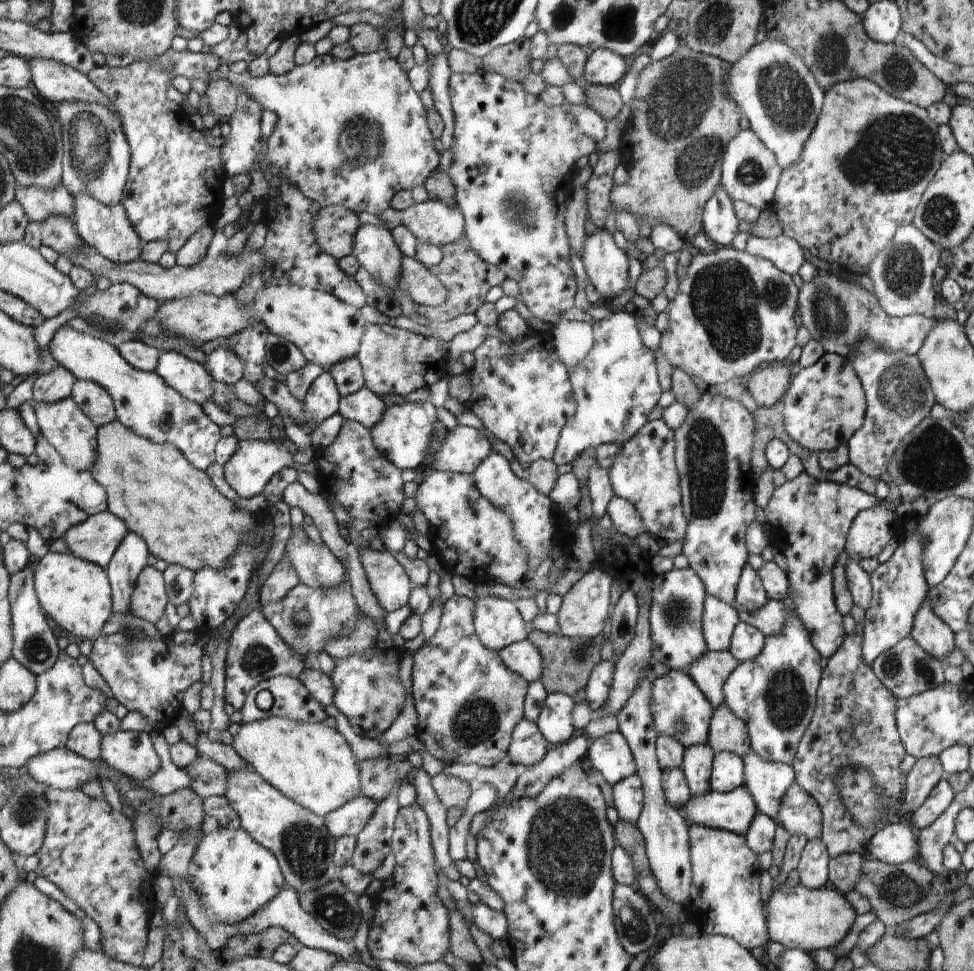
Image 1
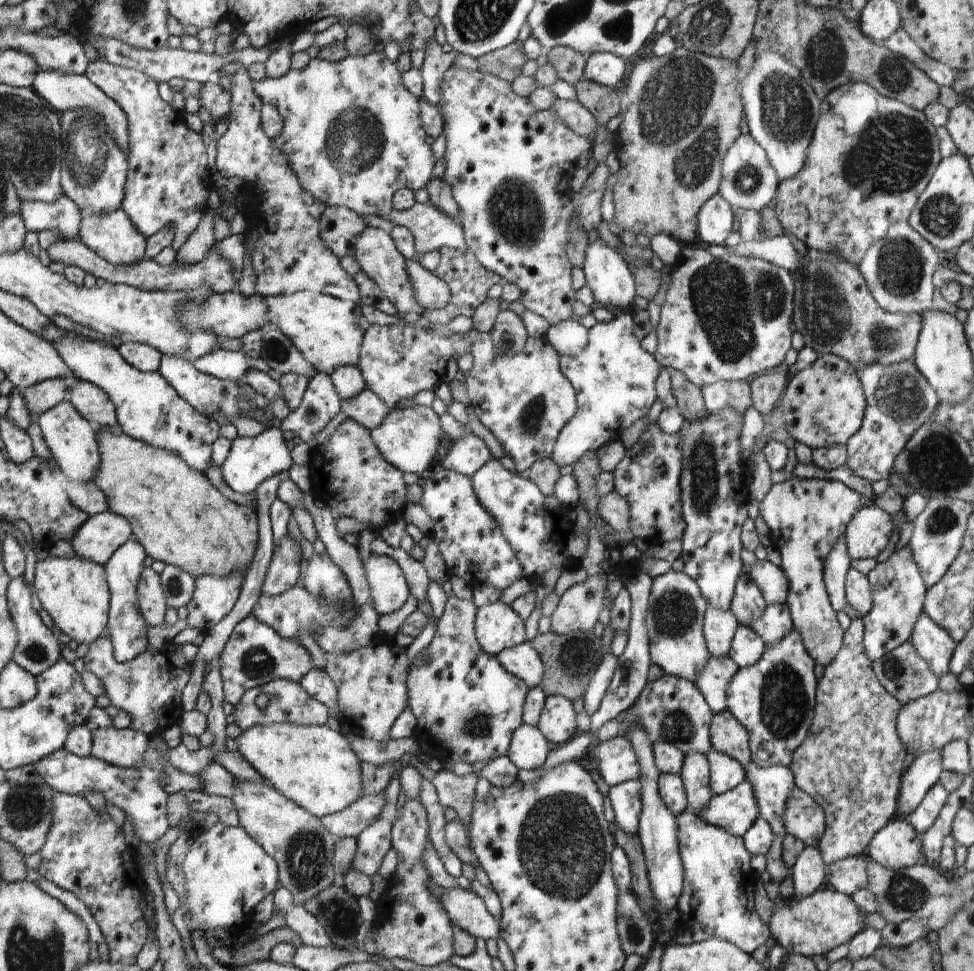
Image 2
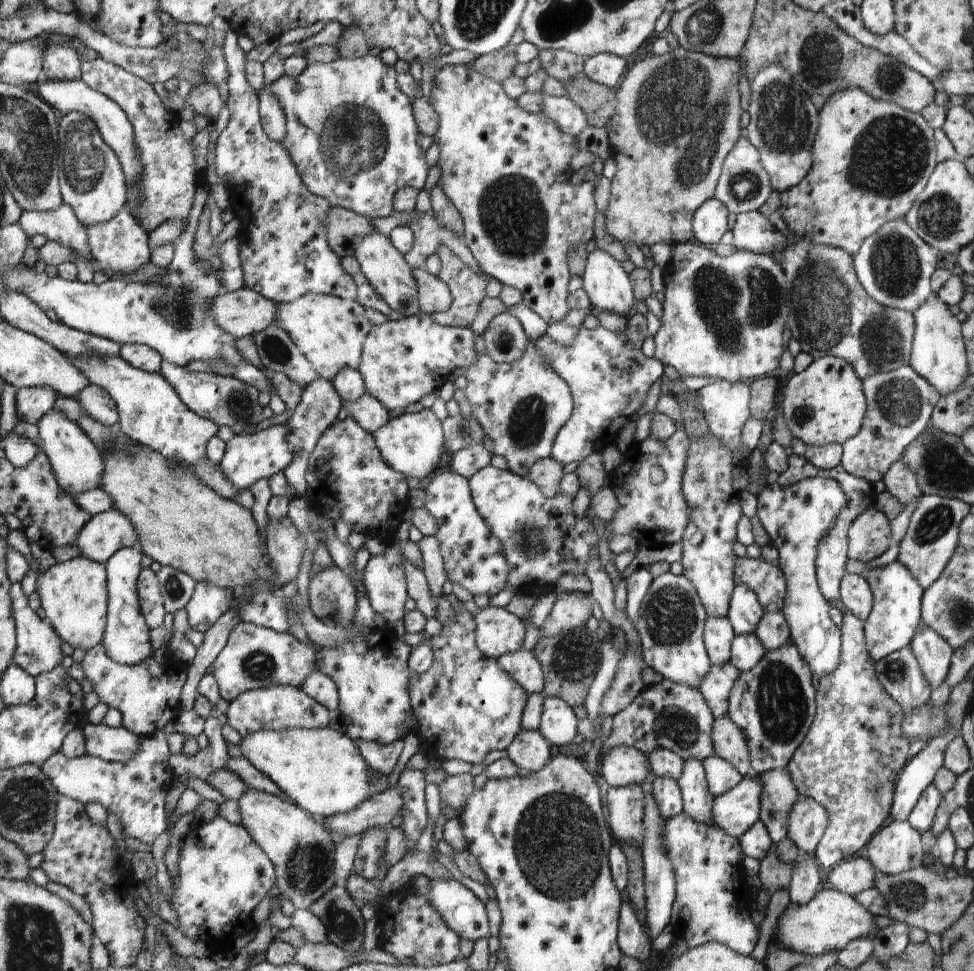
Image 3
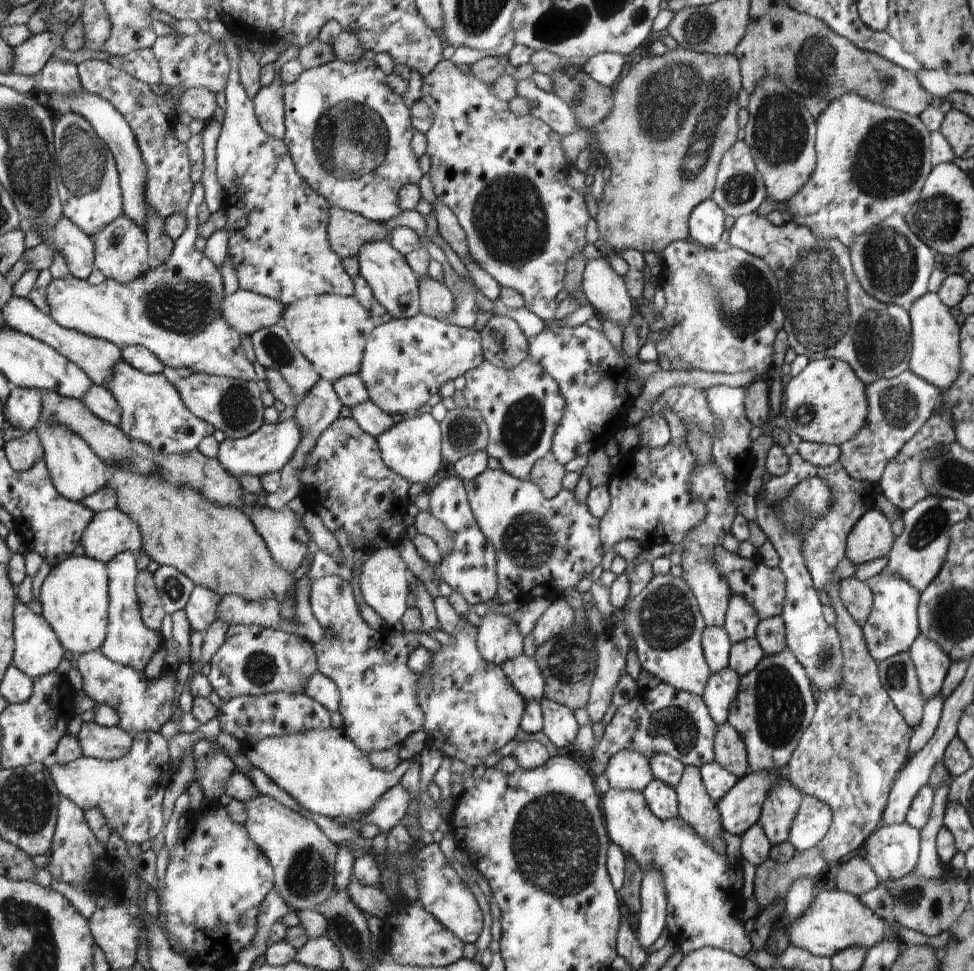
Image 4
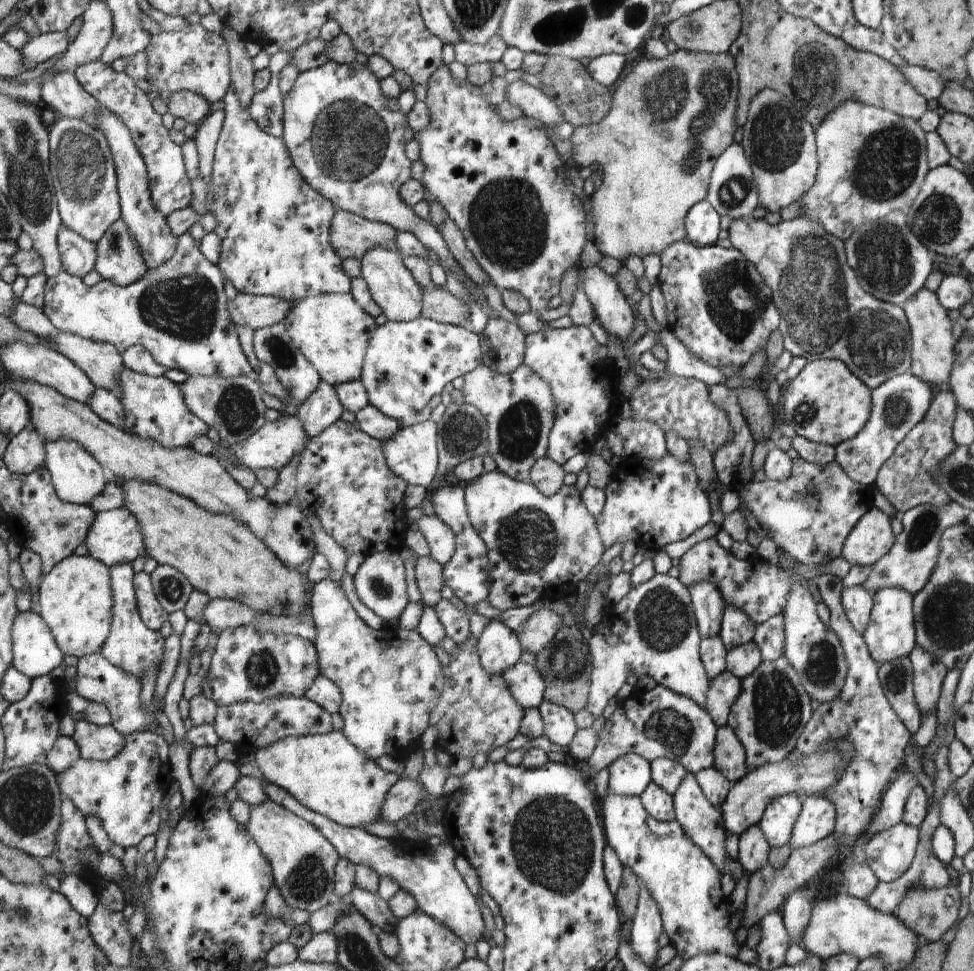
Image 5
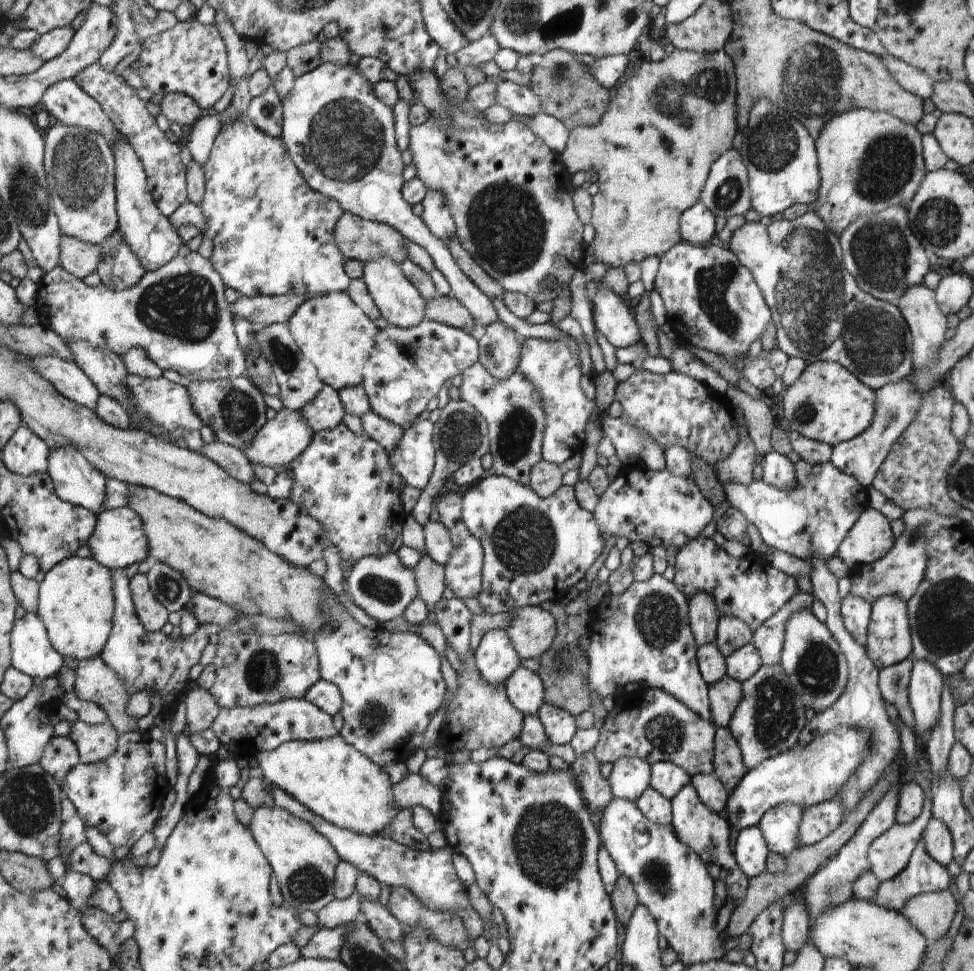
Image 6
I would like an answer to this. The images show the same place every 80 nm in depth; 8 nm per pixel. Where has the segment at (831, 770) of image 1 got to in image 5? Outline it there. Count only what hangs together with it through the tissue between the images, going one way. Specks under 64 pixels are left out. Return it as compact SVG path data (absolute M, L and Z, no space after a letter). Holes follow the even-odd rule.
M826 573L816 576L814 582L830 611L827 625L842 640L848 666L847 678L843 690L834 701L817 705L798 744L787 757L795 759L815 753L824 743L838 739L848 739L855 746L851 762L841 780L823 795L836 806L836 826L832 835L841 840L839 854L842 854L868 828L884 790L903 767L904 748L911 741L912 734L892 710L877 677L879 666L870 656L863 635L856 632L847 618L842 601L842 579Z

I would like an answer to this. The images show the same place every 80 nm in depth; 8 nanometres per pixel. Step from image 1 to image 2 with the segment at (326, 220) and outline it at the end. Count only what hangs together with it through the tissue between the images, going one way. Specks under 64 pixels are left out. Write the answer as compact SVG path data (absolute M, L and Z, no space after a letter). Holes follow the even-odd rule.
M327 205L321 221L322 239L341 260L346 248L354 248L360 232L366 229L364 220L348 207Z

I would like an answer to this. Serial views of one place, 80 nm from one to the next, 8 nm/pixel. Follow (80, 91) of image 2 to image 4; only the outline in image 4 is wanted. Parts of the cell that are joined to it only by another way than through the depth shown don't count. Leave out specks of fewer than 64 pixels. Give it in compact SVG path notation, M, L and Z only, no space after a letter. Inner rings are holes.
M84 92L81 95L64 94L53 97L50 97L49 95L46 96L48 96L48 98L45 99L46 104L52 105L53 108L57 110L59 116L64 113L77 113L78 115L82 115L85 119L88 119L94 127L95 133L99 135L99 137L110 147L120 174L120 182L123 191L123 214L138 224L138 227L140 227L146 235L149 250L148 262L150 262L150 268L155 269L157 266L163 265L168 258L170 258L172 252L174 252L175 241L167 236L165 231L166 222L160 217L157 217L157 214L148 202L146 194L147 166L144 164L142 151L139 149L137 138L135 137L135 133L131 129L127 119L123 117L123 114L120 114L120 111L116 110L116 107L111 102L104 100L100 95L93 95L92 93Z

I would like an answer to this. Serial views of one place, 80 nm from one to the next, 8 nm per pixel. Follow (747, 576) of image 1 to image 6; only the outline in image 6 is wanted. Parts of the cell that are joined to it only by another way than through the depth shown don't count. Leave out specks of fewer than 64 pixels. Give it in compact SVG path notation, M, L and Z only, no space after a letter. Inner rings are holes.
M734 617L719 618L715 645L721 650L725 659L745 644L751 643L752 639L753 632L742 619Z

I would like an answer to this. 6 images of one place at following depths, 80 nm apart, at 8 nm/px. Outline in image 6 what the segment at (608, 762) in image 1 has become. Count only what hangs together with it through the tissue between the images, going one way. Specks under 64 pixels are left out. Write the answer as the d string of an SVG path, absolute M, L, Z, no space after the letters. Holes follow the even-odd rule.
M638 757L621 758L613 762L609 782L616 798L636 802L651 787L651 763Z

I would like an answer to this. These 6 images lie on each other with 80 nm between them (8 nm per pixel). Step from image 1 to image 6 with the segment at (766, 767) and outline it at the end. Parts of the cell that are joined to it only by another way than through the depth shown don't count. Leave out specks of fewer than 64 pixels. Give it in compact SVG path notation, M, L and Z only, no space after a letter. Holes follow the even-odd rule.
M784 803L768 810L759 822L770 852L787 856L799 848L799 824L803 808L794 803Z

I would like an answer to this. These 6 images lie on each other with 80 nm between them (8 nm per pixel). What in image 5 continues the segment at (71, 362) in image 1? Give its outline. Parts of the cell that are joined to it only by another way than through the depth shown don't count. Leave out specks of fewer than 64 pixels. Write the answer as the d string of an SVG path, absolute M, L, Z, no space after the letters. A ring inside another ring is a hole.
M123 366L119 377L120 400L126 414L122 430L139 434L167 447L190 447L198 437L209 429L207 423L193 414L179 385L164 375L149 377Z

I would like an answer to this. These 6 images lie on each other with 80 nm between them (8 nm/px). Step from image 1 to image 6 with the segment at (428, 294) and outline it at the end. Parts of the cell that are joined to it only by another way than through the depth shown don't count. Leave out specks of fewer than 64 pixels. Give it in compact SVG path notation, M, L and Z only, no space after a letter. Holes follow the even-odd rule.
M435 296L426 302L426 318L430 321L456 327L470 336L475 325L475 320L468 309L452 296Z

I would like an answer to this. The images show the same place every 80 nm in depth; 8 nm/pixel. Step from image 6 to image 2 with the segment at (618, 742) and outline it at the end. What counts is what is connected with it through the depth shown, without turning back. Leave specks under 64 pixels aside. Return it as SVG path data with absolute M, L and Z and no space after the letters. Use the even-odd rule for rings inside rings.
M665 674L660 679L650 682L628 711L621 712L615 719L619 722L620 737L626 737L633 726L633 719L638 718L643 724L652 744L669 742L676 745L684 754L700 753L707 755L714 748L711 742L711 721L715 712L711 709L704 694L696 683L674 675Z

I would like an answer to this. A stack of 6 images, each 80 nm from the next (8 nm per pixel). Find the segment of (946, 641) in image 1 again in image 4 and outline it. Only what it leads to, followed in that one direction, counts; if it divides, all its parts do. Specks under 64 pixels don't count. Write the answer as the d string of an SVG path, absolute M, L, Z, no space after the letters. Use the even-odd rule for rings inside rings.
M918 635L908 650L919 680L920 694L926 699L939 694L951 665L951 658L930 639Z

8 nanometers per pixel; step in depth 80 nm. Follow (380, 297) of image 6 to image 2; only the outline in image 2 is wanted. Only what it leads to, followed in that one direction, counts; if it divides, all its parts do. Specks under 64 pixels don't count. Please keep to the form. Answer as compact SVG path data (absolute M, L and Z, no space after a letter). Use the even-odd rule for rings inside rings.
M374 227L364 229L364 234L357 239L354 256L361 269L376 283L379 291L396 307L398 313L421 312L422 308L415 297L415 287L412 286L410 275L407 273L406 258L390 234Z

